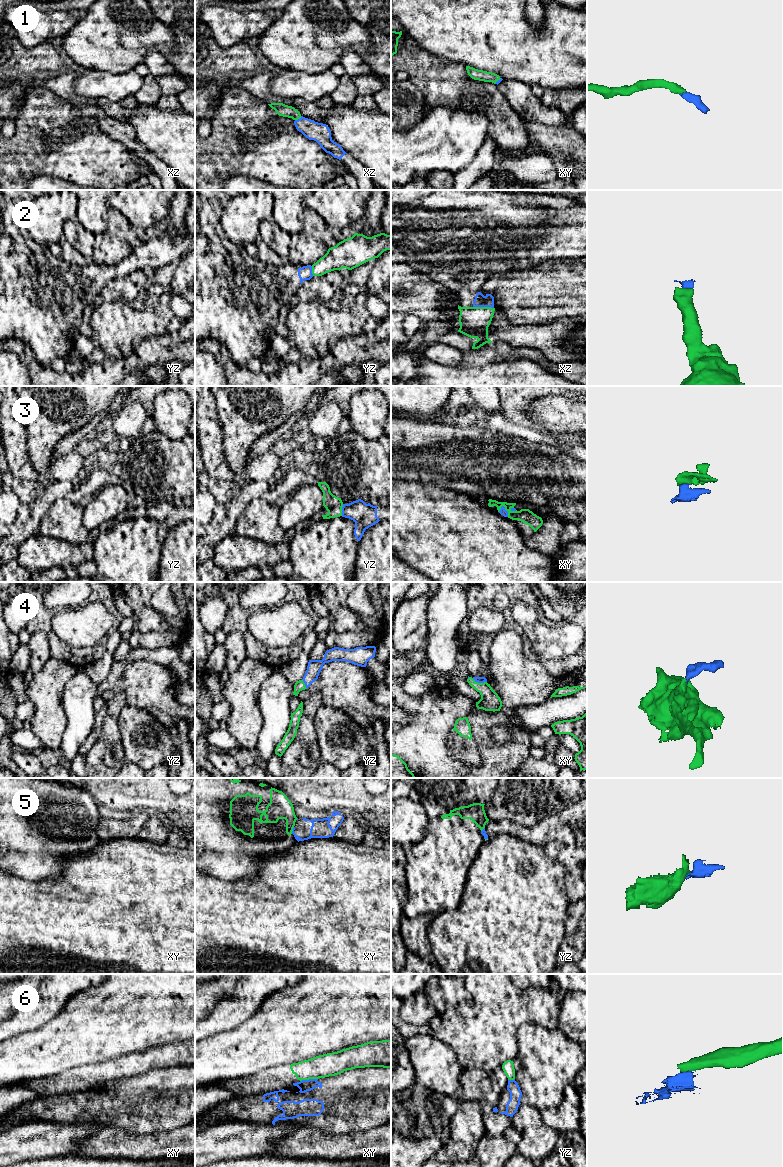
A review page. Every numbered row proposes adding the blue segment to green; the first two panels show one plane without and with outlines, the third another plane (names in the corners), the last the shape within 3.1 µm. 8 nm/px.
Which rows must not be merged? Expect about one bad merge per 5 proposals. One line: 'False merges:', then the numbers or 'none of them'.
False merges: 5, 6

